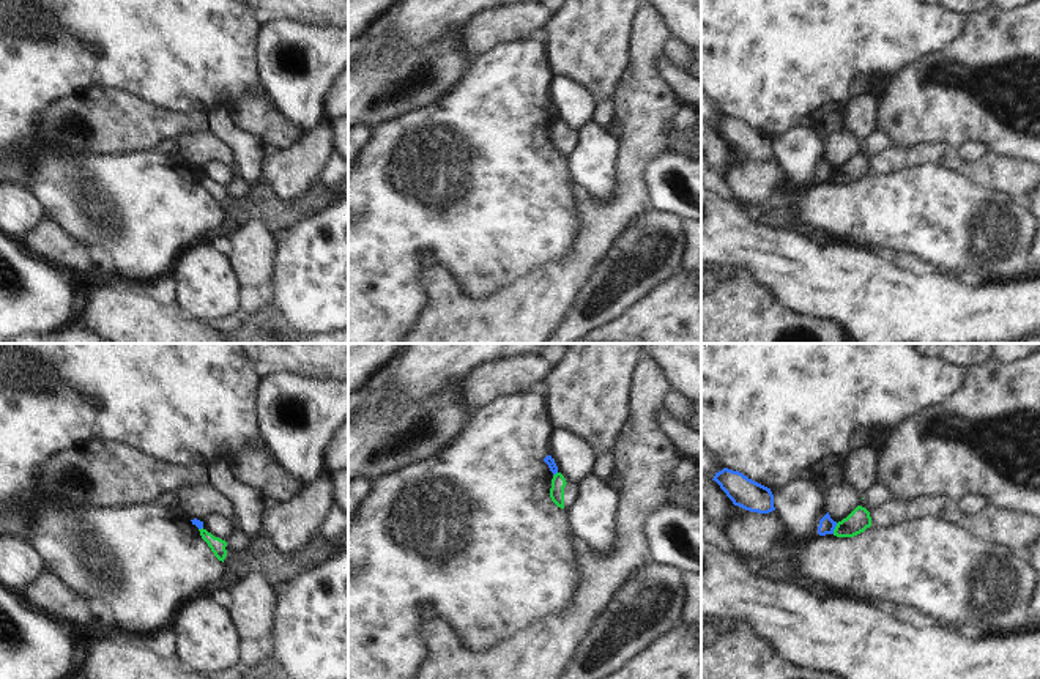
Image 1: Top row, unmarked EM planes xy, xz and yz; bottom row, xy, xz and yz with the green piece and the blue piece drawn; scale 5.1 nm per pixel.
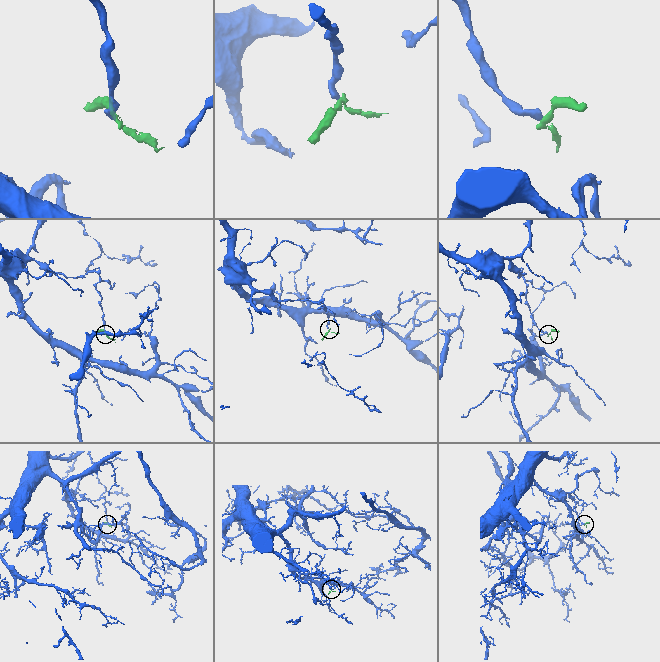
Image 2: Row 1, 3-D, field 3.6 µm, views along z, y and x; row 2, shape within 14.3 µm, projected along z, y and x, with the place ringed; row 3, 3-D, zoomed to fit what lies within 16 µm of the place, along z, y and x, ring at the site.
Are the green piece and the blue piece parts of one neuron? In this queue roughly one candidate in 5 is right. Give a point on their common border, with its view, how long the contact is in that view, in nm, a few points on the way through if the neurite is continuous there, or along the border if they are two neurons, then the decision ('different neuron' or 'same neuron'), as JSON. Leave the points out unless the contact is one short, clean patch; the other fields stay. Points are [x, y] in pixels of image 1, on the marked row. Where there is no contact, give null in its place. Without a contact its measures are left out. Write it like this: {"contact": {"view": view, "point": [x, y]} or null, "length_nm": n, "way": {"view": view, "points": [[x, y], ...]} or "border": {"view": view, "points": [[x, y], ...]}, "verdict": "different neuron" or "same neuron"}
{"contact": {"view": "yz", "point": [835, 528]}, "length_nm": 60, "border": {"view": "yz", "points": [[837, 523], [832, 533]]}, "verdict": "different neuron"}

